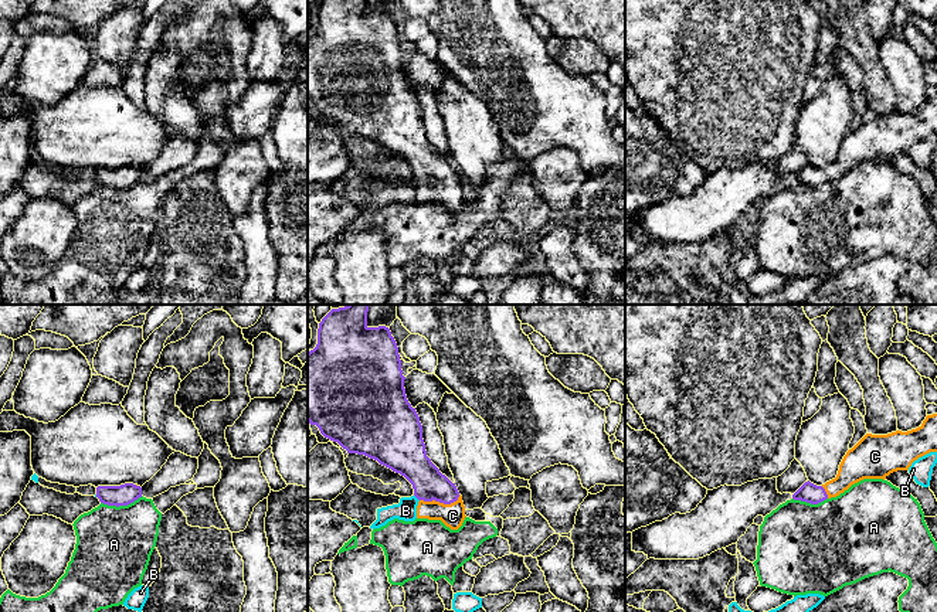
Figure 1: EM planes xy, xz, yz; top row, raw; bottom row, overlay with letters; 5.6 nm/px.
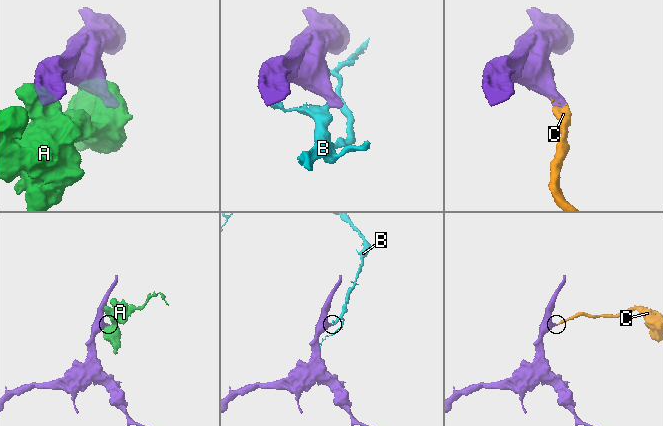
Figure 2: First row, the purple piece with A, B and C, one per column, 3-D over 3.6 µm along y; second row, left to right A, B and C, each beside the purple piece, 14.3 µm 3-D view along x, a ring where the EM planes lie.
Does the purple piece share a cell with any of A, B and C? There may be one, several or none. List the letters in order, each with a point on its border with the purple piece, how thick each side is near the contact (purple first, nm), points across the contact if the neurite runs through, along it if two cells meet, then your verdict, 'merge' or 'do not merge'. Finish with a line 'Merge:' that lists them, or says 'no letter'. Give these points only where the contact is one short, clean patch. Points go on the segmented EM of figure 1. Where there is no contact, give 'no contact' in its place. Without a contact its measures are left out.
A: meets purple in xy at (121, 505); 120 nm thick on the purple side, 440 nm on the other; border along xy (142, 496), (126, 505), (108, 506), (101, 503); do not merge
B: meets purple in xz at (416, 496); 240 nm thick on the purple side, 120 nm on the other; border along xz (414, 495), (418, 500); do not merge
C: meets purple in xz at (440, 502); 190 nm thick on the purple side, 140 nm on the other; runs through xz (428, 483), (440, 502), (452, 516); merge
Merge: C

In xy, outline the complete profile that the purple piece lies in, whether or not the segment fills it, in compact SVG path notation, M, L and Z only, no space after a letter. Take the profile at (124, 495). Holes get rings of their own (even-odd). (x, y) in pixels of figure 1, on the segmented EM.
M133 483L120 486L98 486L96 497L101 503L108 506L128 506L142 497L142 487Z

